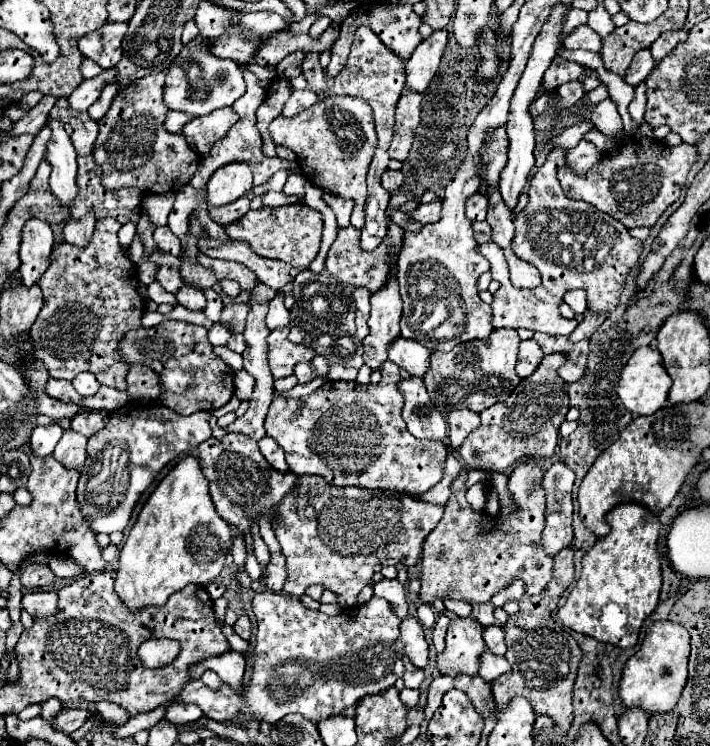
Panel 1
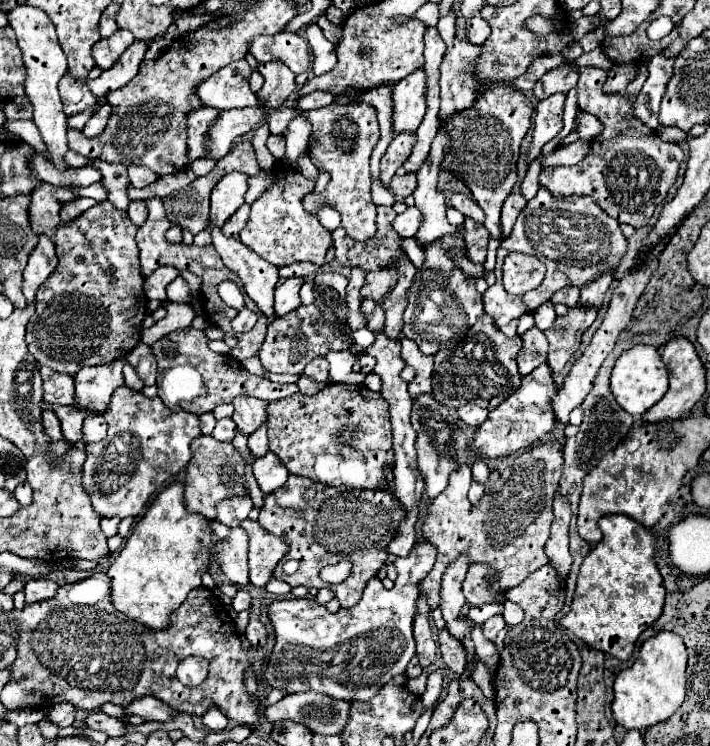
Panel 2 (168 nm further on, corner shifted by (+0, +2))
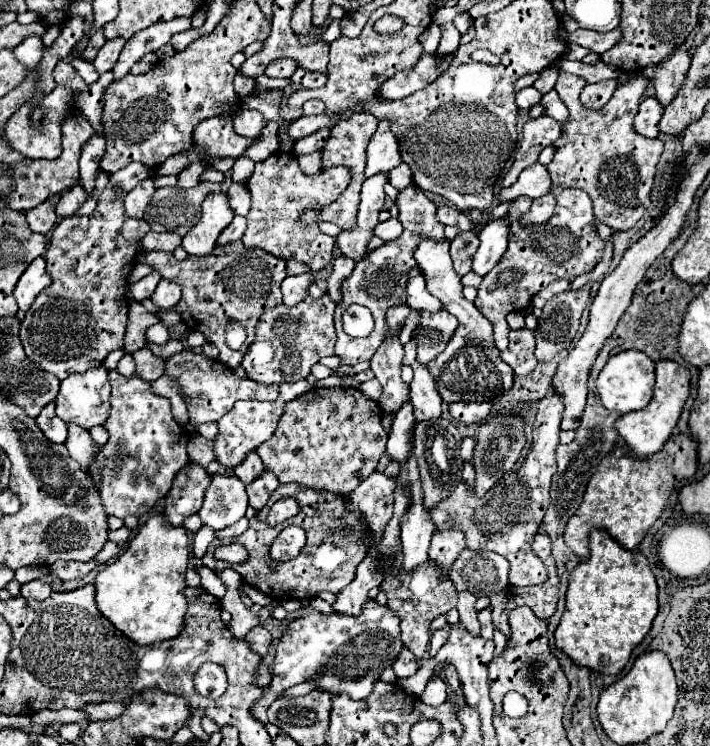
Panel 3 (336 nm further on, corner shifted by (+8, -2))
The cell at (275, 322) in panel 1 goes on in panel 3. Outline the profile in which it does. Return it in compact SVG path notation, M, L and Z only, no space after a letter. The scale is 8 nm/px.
M303 273L303 275L289 275L283 279L281 283L281 291L283 291L283 303L287 307L297 305L299 301L303 301L307 297L309 285L315 281L313 273Z

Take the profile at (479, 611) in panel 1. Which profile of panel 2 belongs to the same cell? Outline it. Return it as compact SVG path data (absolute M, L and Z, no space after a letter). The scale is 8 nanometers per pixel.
M471 565L467 577L463 581L463 595L467 597L469 605L483 605L495 597L495 589L491 589L491 579L487 577L491 569L487 565Z

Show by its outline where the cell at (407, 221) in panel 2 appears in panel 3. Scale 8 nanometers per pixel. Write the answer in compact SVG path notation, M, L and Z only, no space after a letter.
M391 217L391 219L383 221L383 223L379 223L373 233L375 233L379 239L383 239L383 241L393 241L393 239L397 239L397 237L403 233L403 225L401 225L399 219L393 219L393 217Z

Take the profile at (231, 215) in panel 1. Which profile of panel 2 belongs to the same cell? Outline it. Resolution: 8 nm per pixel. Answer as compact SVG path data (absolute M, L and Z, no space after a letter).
M243 203L227 221L225 221L225 225L223 225L223 233L227 235L227 237L233 237L233 235L237 235L241 229L243 229L243 225L247 223L247 217L249 217L249 205L247 203Z

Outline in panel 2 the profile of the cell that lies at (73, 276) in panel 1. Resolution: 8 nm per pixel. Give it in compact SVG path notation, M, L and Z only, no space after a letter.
M107 201L97 203L73 223L61 225L55 235L59 265L37 291L37 313L27 325L27 347L39 365L59 373L75 375L85 365L107 365L131 353L141 341L141 323L147 315L147 297L143 293L143 275L135 245L137 227L125 213Z

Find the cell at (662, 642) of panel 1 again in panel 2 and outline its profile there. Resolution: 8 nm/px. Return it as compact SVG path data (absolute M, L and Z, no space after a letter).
M659 631L649 637L639 651L637 661L621 671L615 679L613 691L613 717L625 729L639 729L653 727L665 719L669 719L675 709L685 699L685 667L687 667L687 649L683 639L673 631Z

